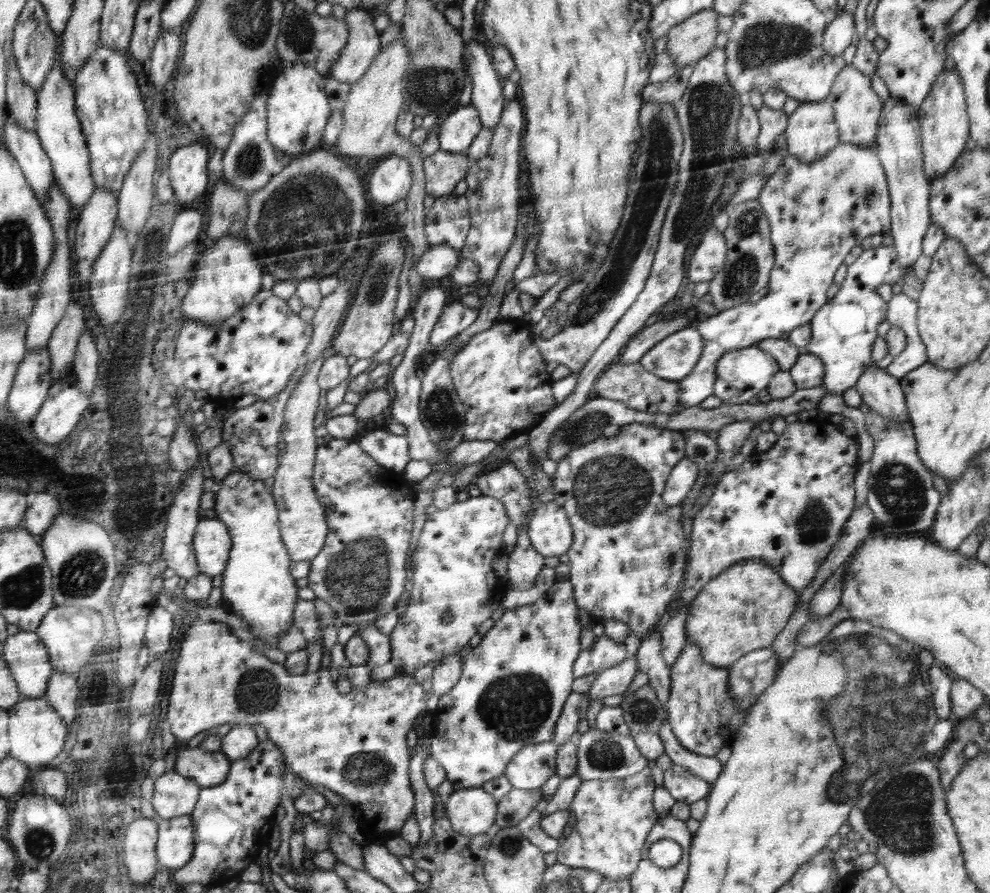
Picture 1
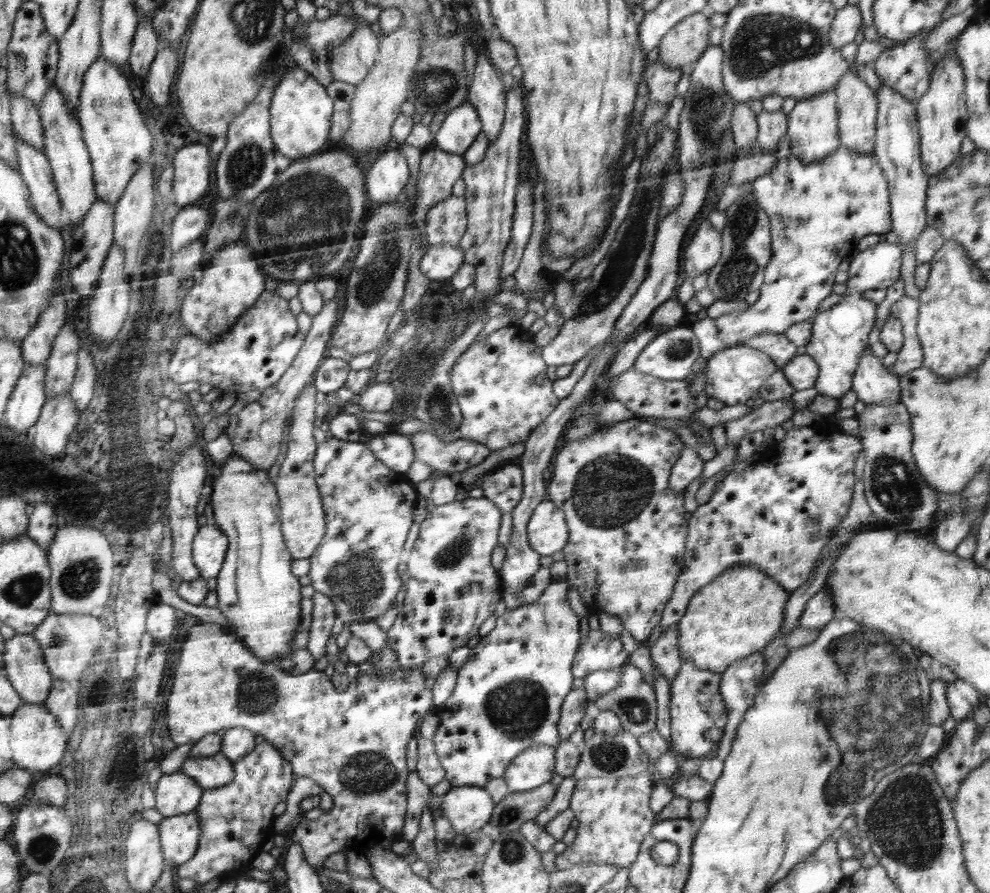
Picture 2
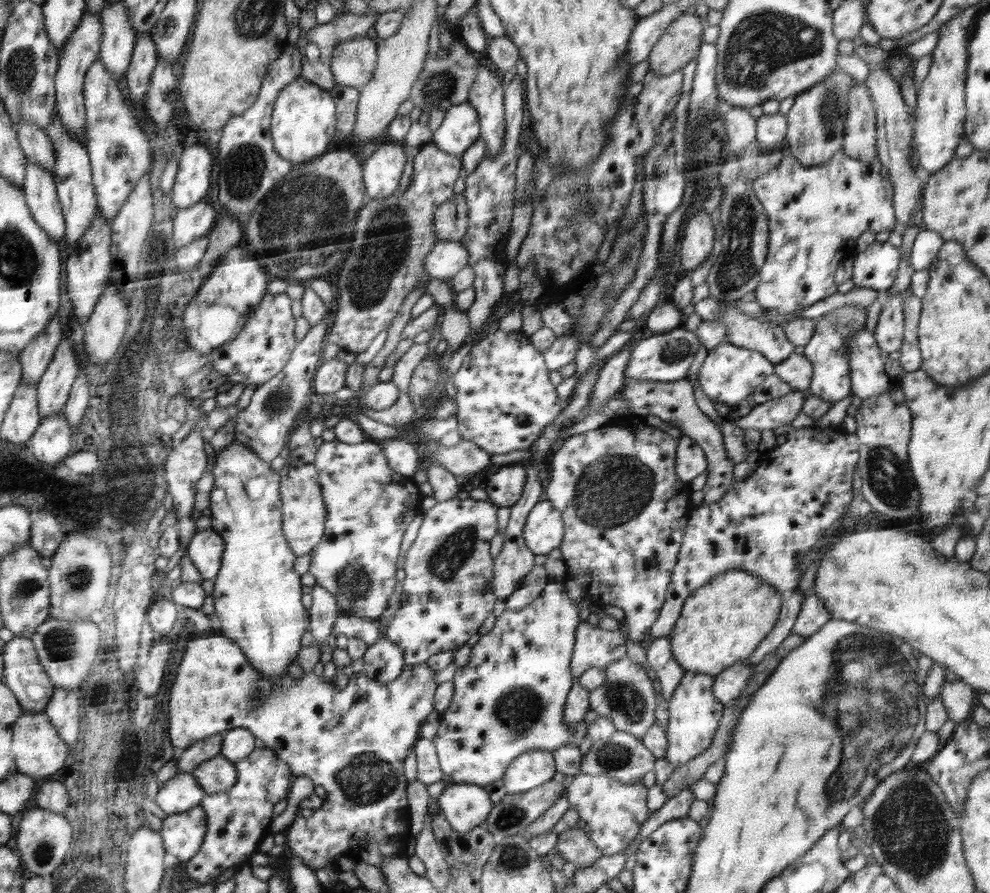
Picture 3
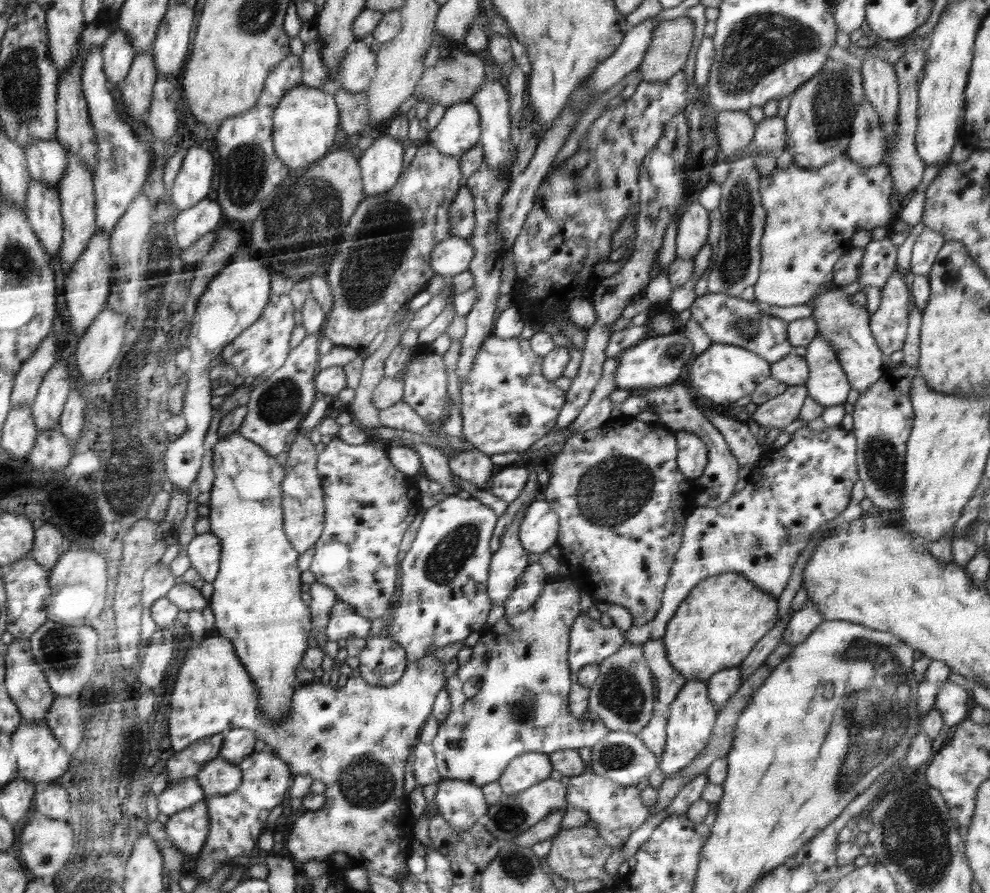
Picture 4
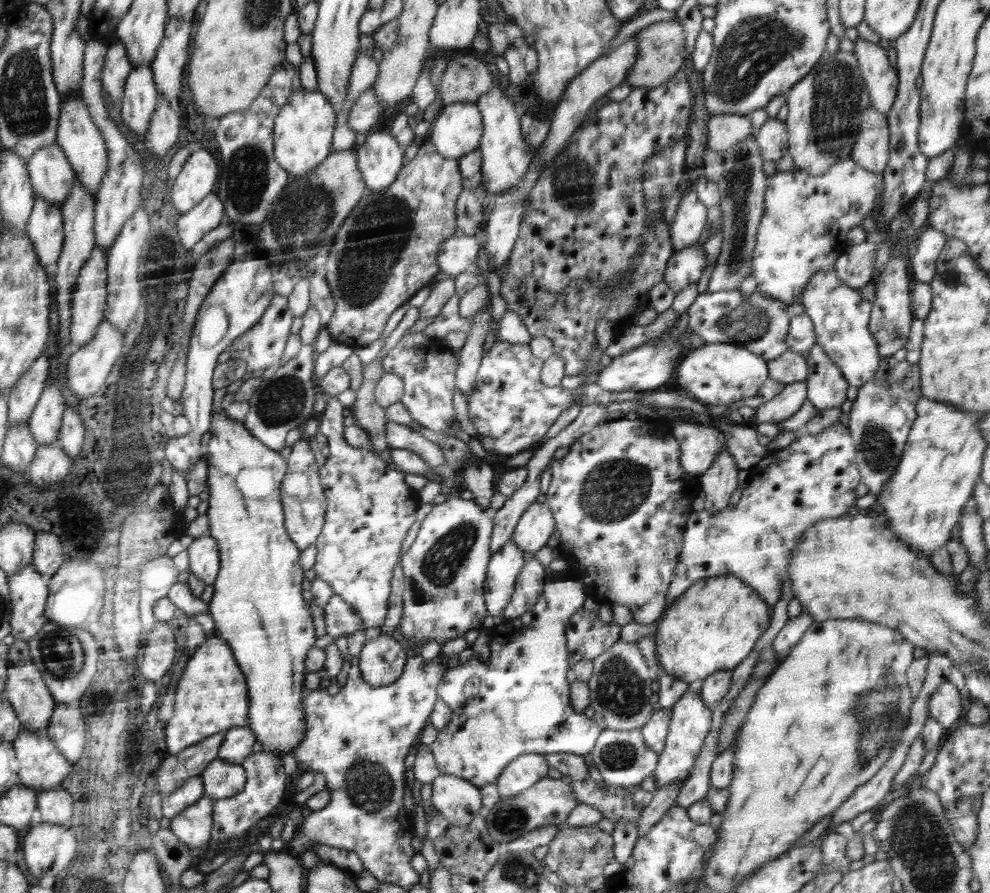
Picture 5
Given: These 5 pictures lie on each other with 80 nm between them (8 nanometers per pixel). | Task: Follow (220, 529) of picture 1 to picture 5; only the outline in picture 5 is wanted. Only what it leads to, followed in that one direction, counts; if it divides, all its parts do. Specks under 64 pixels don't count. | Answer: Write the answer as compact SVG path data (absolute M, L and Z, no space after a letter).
M211 536L196 537L188 547L189 565L187 570L207 585L214 584L221 568L220 547Z

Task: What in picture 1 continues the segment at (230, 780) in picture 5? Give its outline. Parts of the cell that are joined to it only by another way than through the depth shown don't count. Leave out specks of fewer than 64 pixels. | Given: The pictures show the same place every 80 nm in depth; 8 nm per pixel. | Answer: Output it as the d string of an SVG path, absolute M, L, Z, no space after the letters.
M198 746L180 751L171 769L208 788L226 781L231 765L232 761L221 750L208 752Z

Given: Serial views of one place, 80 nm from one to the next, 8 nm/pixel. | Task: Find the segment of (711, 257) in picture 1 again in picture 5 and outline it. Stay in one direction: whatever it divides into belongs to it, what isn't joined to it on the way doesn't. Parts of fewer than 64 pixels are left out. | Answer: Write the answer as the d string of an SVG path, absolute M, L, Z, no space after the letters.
M688 187L682 196L682 201L674 214L669 230L669 238L673 244L673 251L682 251L694 244L698 244L708 220L707 207L697 198L695 189Z

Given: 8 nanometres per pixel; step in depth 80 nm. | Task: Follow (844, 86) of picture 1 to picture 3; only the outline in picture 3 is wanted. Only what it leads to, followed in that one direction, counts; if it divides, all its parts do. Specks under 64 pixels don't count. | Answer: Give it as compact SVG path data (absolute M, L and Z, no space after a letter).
M855 83L855 86L849 90L847 100L849 104L846 122L845 135L843 142L843 151L850 158L857 158L862 162L872 162L877 158L877 138L876 138L876 117L870 93L864 83Z

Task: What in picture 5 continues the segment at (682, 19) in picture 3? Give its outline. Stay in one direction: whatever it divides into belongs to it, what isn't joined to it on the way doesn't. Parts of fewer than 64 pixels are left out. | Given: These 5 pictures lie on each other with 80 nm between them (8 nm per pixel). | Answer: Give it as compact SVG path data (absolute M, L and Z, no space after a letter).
M657 22L640 29L635 34L637 38L637 55L633 65L627 70L622 83L630 84L632 89L636 88L656 88L660 84L665 84L677 73L682 66L686 54L684 48L684 30L676 22Z

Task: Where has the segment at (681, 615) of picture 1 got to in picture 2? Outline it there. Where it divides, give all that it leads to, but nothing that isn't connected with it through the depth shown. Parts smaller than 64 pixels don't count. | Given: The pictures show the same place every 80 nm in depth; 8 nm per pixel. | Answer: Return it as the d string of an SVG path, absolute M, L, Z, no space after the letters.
M678 625L671 626L663 631L660 637L650 648L650 658L652 663L658 667L658 671L666 677L666 681L672 685L680 666L682 666L682 657L678 649Z

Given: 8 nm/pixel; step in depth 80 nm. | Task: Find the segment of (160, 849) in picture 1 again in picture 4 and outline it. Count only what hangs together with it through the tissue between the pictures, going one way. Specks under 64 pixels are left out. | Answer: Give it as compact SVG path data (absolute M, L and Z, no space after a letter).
M206 801L194 805L191 809L174 814L166 824L166 834L172 844L176 845L185 855L198 855L204 851L210 825Z

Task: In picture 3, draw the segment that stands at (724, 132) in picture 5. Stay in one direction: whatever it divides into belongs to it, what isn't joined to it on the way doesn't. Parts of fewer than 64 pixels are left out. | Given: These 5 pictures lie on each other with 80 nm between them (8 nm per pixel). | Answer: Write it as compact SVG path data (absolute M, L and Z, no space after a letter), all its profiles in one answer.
M727 107L724 110L724 128L727 136L727 149L731 157L737 157L744 148L755 140L757 119L749 113L749 108Z

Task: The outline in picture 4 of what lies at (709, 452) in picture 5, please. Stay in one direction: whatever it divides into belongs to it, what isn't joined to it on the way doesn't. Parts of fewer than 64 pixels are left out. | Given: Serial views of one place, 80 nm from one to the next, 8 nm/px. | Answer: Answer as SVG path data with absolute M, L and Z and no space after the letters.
M677 431L676 433L680 443L678 466L687 479L696 480L708 464L706 443L693 432Z

